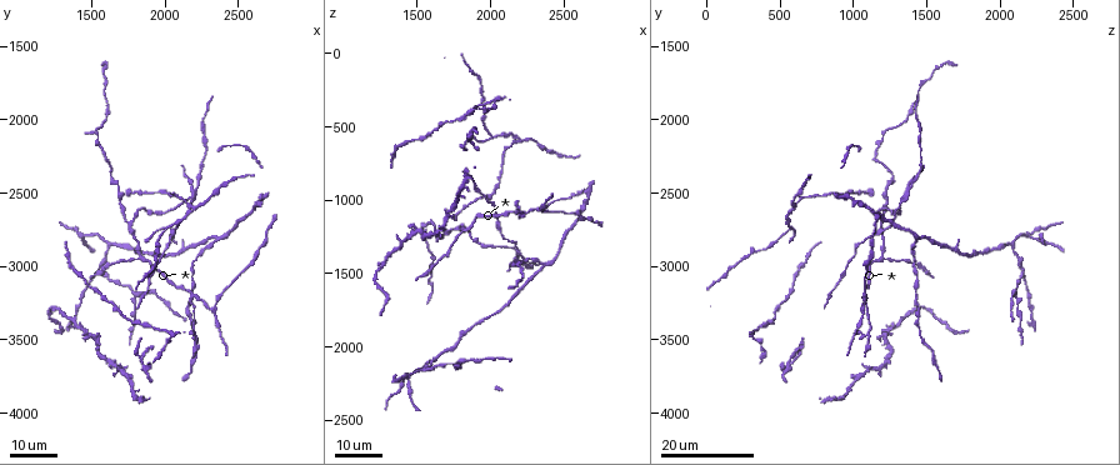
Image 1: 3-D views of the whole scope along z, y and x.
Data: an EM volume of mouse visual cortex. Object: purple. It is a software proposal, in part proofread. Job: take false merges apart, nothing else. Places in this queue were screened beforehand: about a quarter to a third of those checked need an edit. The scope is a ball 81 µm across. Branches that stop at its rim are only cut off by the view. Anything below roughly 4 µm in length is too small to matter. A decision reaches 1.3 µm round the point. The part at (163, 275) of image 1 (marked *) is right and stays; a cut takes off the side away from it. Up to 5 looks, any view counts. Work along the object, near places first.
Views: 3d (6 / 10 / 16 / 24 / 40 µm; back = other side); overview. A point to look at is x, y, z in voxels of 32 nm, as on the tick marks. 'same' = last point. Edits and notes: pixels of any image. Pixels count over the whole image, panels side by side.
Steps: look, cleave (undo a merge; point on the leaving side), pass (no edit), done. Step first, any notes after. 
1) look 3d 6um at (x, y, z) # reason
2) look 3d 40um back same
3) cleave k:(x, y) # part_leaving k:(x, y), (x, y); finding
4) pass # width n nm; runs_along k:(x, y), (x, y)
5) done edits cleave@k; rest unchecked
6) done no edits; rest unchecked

look 3d 16um at (1740, 2700, 1200) # branch point

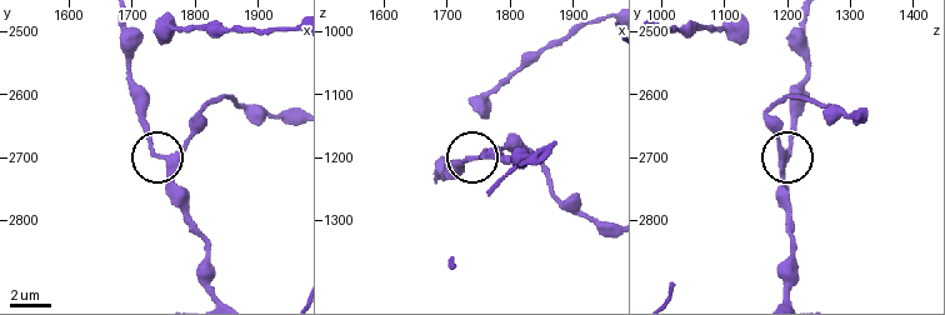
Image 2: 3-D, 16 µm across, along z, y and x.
look 3d 10um at (1765, 2700, 1200)

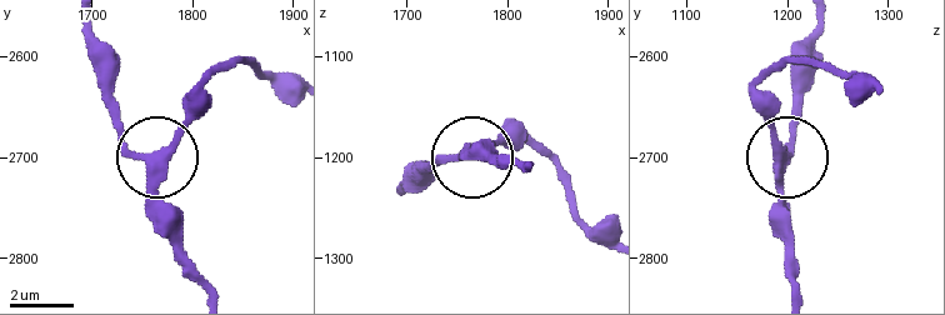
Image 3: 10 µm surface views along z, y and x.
look 3d 6um at (1762, 2698, 1196)

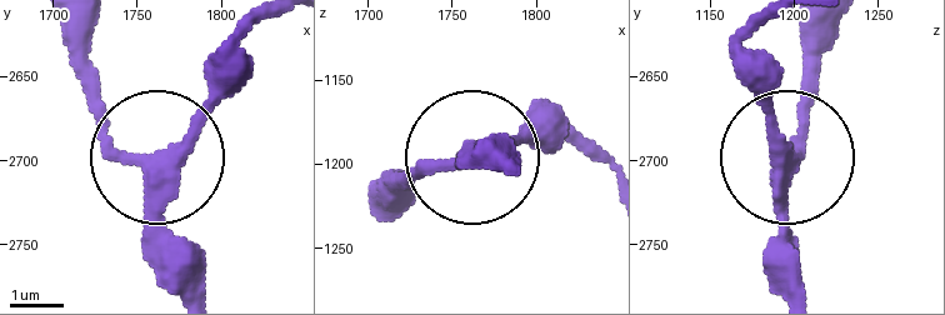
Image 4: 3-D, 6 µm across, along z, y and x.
pass # arms 3; one neuron here

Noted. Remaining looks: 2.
look 3d 16um at (1680, 2580, 1220)

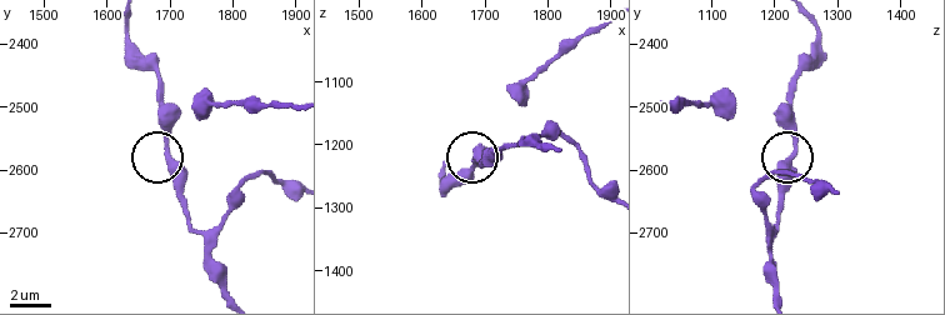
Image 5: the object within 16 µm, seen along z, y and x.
look 3d 10um at (1700, 2560, 1230)

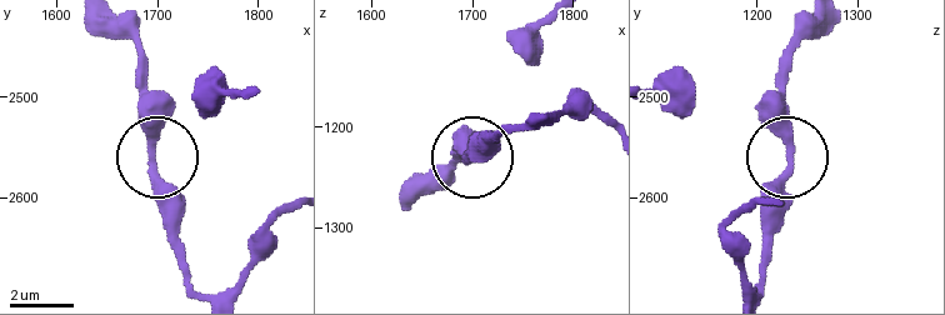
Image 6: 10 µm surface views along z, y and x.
pass # runs_along 6:(201, 294), (185, 261), (174, 189), (153, 158), (145, 63); one neuron here

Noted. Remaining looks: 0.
done no edits; rest unchecked

